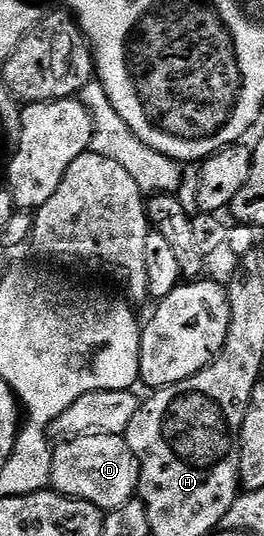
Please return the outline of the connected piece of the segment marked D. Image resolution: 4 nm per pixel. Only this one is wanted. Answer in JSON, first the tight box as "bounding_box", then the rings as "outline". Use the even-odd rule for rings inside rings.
{"bounding_box":[52,436,140,512],"outline":[[[72,436],[52,452],[52,486],[66,498],[94,504],[105,512],[137,497],[140,465],[124,436]]]}

